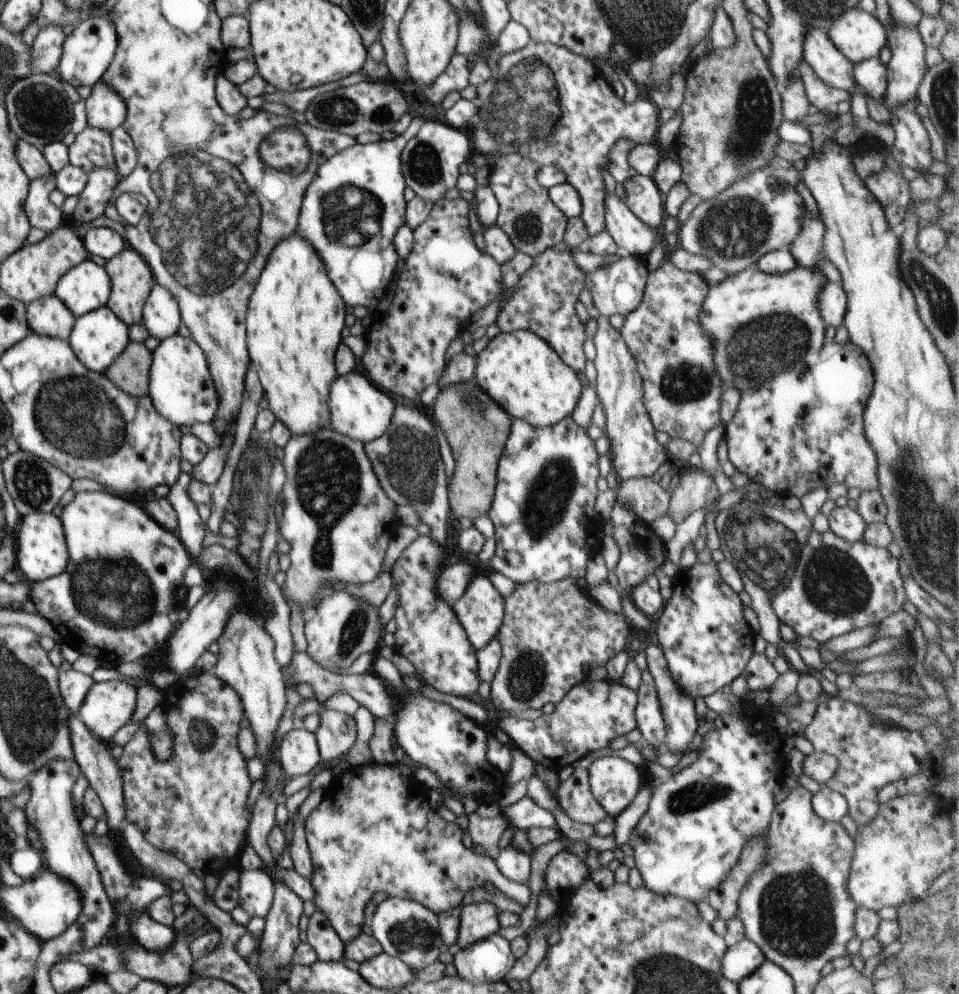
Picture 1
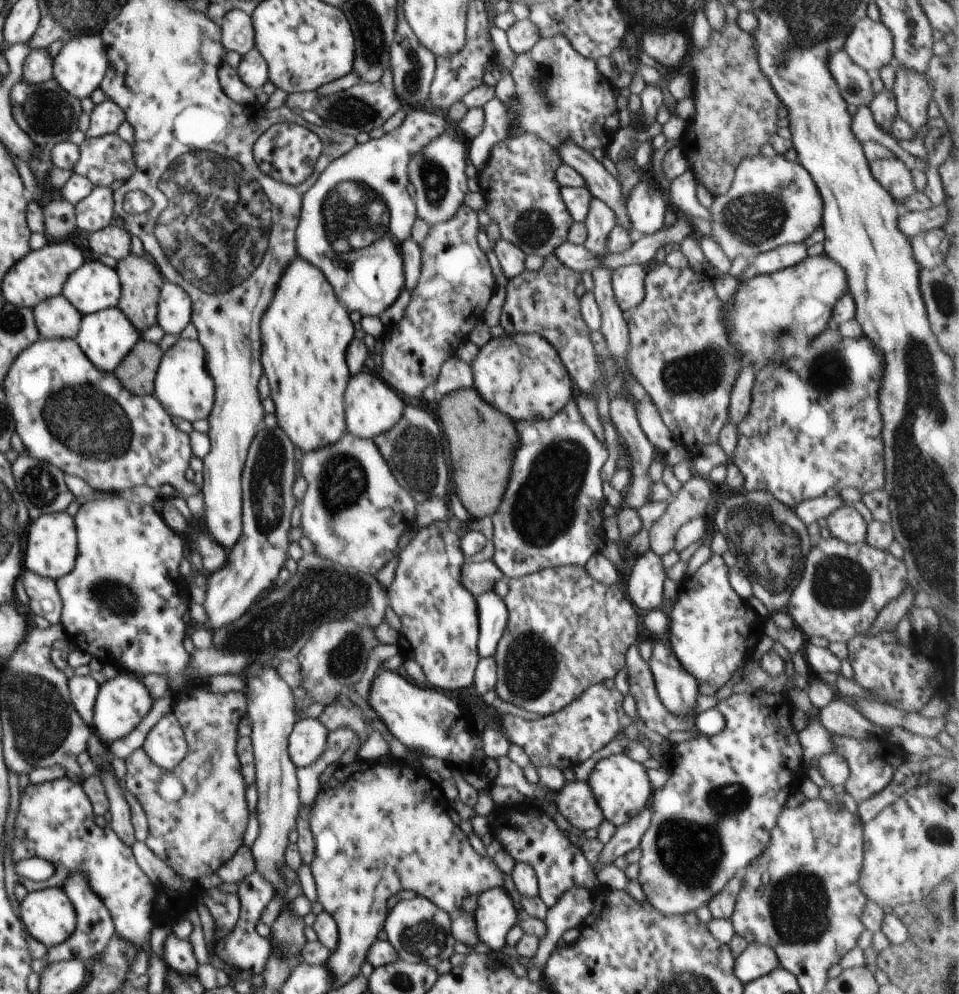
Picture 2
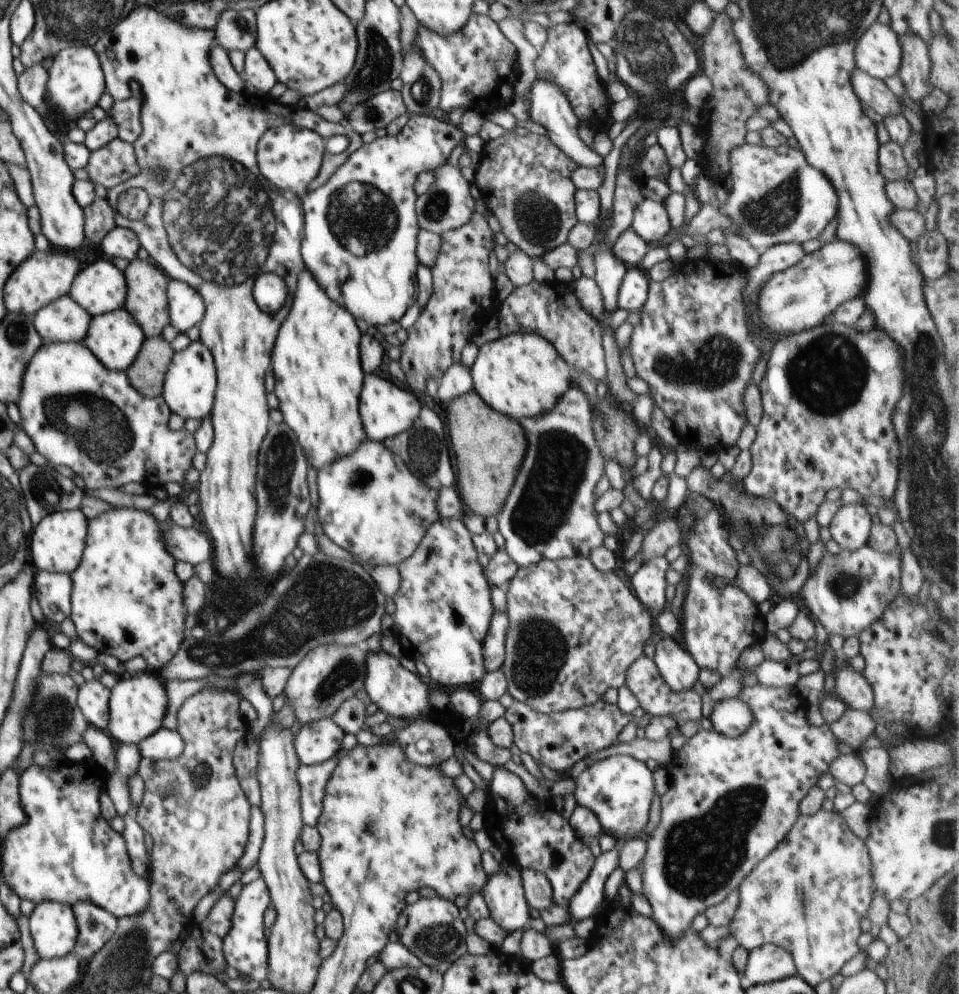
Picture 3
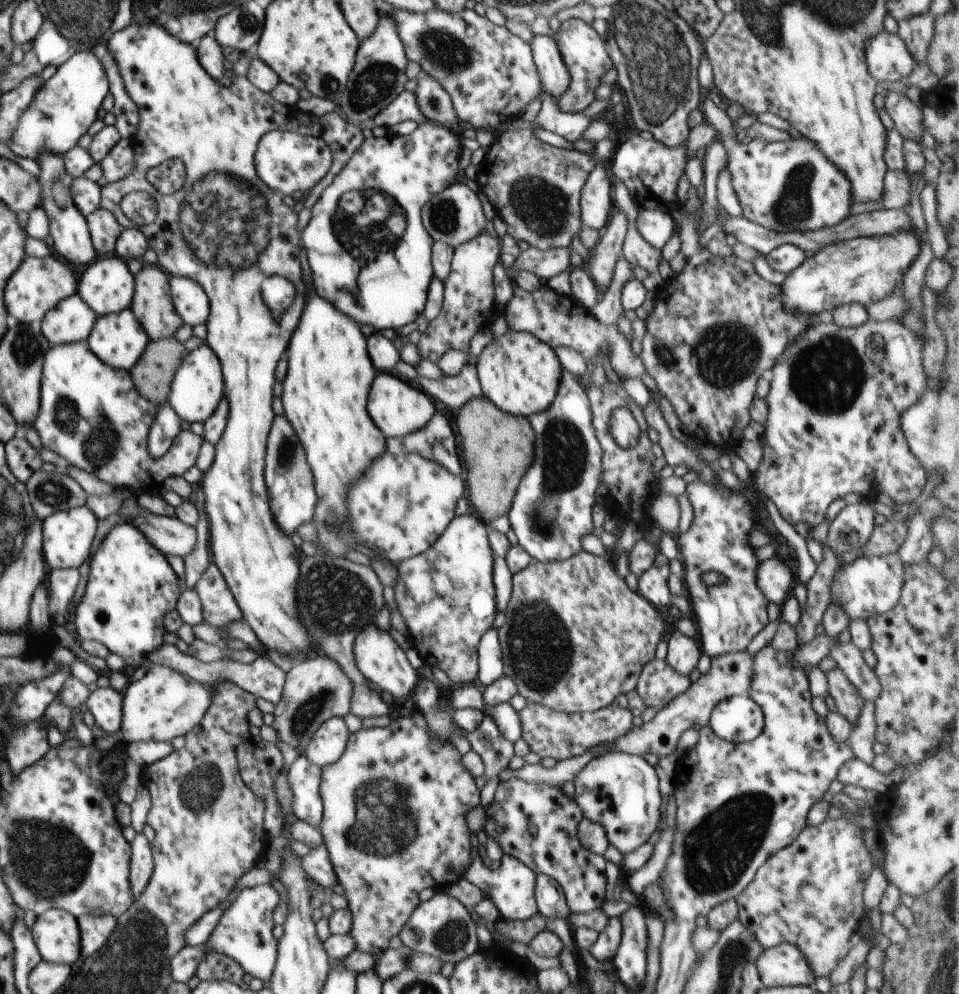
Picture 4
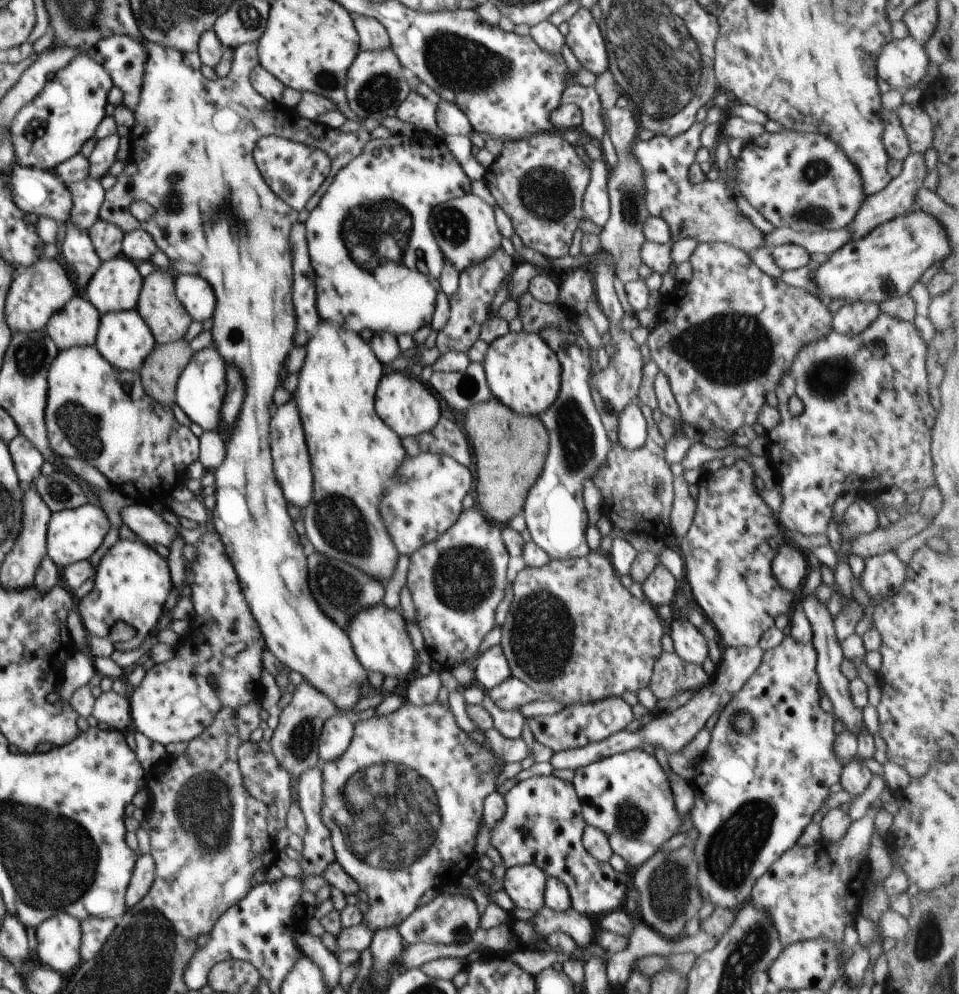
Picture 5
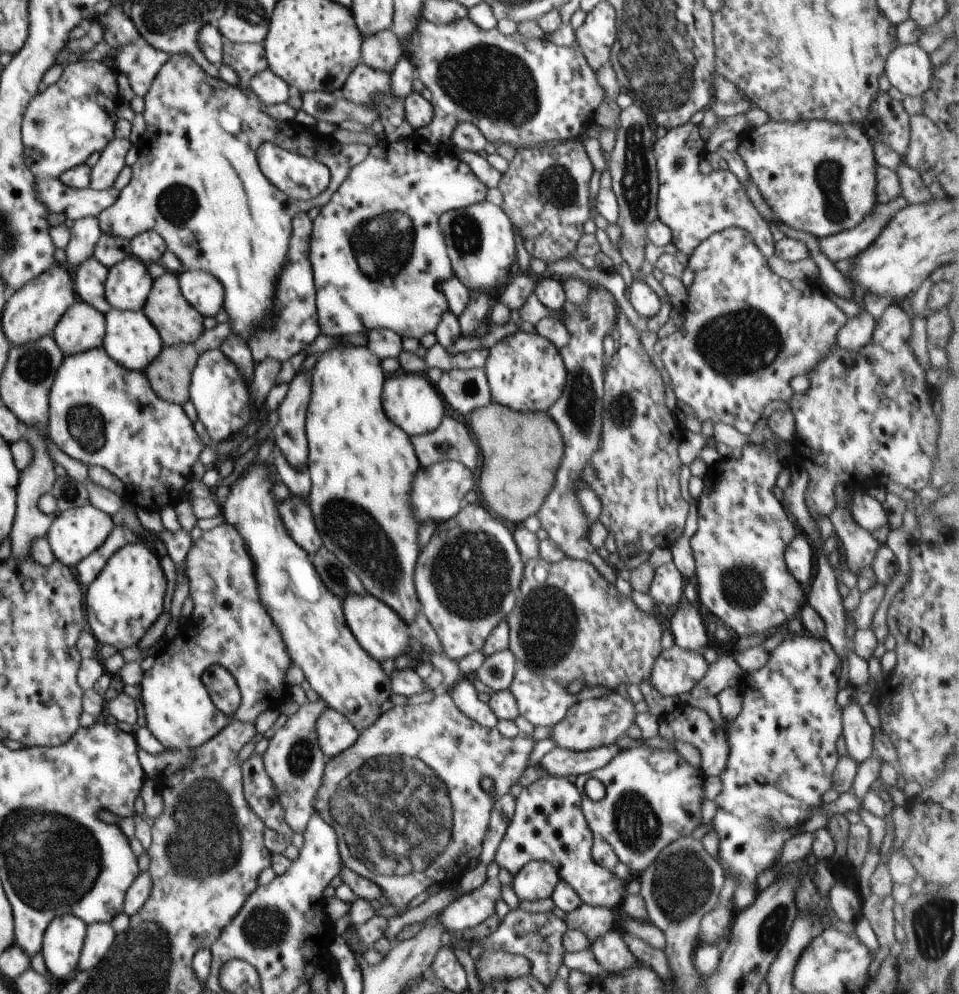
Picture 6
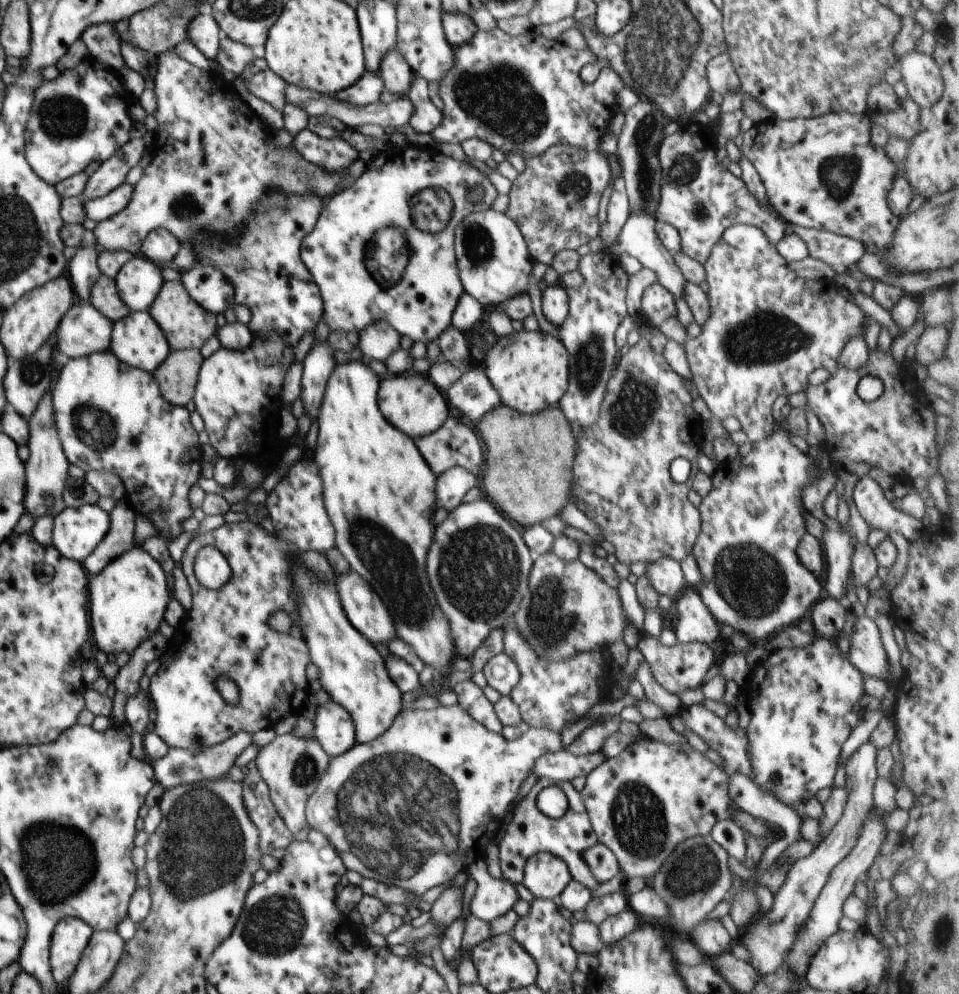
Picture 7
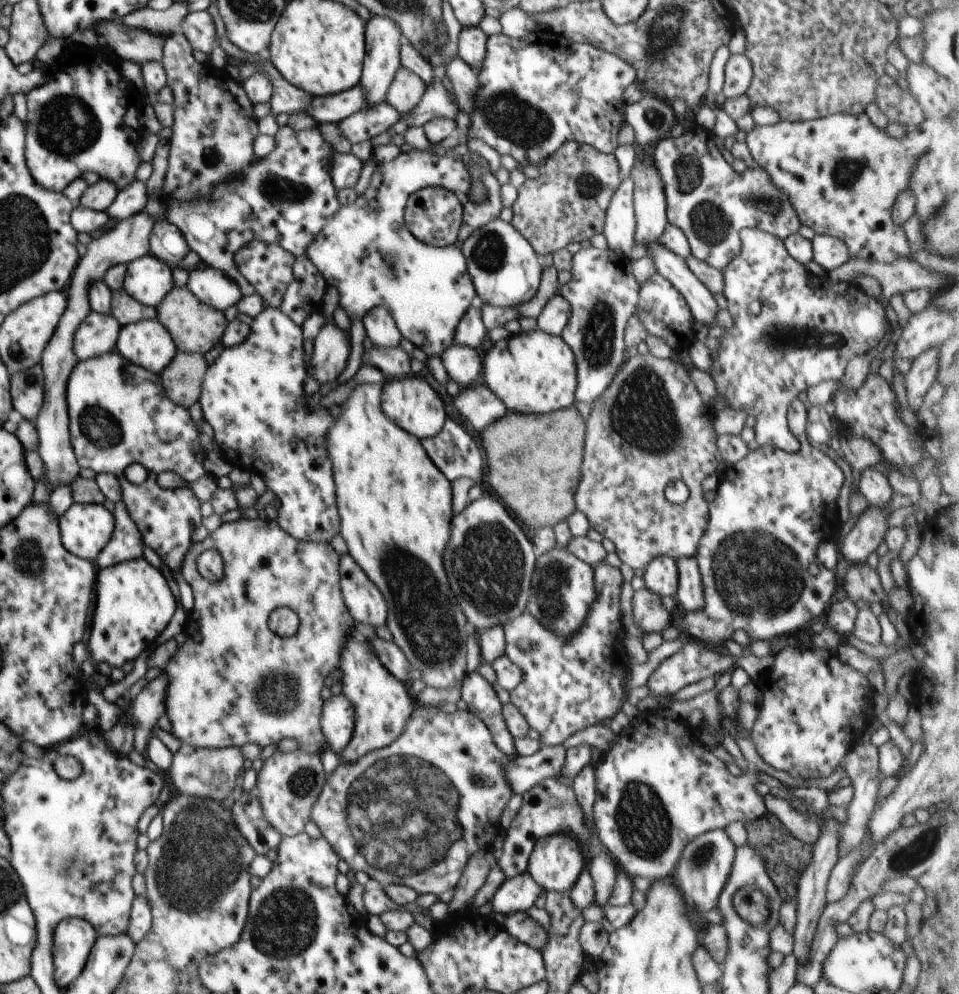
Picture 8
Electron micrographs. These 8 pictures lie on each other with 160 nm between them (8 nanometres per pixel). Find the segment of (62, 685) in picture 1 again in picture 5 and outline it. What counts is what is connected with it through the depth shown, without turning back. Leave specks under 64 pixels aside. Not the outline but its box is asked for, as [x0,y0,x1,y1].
[91,690,132,732]

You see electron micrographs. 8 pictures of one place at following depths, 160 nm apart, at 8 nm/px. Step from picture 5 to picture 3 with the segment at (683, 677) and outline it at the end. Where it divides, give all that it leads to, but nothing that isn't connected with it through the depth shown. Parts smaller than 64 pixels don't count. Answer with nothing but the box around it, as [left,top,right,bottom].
[625,654,705,727]

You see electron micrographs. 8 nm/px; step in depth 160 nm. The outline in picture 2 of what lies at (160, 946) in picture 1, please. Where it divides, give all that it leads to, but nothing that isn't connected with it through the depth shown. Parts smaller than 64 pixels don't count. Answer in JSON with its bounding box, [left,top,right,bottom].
[163,934,198,978]

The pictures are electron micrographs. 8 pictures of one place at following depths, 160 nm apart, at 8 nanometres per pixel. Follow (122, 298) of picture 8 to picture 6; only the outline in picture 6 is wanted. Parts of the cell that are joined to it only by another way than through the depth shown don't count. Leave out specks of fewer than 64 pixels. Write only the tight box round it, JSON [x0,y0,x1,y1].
[73,256,112,314]

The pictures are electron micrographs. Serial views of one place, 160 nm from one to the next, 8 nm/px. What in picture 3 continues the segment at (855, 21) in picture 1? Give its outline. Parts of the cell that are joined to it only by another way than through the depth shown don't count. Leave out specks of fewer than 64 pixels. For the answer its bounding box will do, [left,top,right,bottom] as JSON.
[855,21,901,80]

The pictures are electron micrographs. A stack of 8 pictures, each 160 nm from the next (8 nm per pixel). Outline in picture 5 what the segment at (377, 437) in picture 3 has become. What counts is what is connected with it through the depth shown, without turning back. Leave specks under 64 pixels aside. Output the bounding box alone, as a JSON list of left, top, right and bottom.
[375,371,441,438]

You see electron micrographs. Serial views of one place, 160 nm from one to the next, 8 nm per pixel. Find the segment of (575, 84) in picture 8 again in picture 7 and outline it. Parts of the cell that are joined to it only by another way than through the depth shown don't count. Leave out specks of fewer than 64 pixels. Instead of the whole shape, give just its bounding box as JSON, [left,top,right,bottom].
[431,28,626,158]

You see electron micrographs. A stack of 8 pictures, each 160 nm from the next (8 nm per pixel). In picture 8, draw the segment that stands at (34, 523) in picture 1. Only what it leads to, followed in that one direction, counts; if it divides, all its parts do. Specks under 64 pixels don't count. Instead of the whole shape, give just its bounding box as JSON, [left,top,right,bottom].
[59,503,115,560]

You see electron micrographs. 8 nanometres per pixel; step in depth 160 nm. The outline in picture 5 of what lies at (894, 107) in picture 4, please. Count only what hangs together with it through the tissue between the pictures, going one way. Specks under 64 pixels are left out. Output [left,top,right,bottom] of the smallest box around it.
[897,103,934,154]

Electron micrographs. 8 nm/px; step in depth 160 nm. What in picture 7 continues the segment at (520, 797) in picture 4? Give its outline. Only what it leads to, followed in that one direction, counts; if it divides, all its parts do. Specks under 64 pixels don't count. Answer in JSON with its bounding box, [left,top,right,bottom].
[496,778,600,892]

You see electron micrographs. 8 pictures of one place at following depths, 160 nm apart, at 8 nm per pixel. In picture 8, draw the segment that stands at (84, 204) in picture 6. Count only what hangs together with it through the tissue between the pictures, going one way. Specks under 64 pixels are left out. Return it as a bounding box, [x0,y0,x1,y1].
[106,180,148,221]

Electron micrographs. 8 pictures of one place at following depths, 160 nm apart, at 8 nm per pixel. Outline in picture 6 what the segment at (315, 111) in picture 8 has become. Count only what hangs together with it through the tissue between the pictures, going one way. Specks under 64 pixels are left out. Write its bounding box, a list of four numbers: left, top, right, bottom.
[342,64,417,141]

